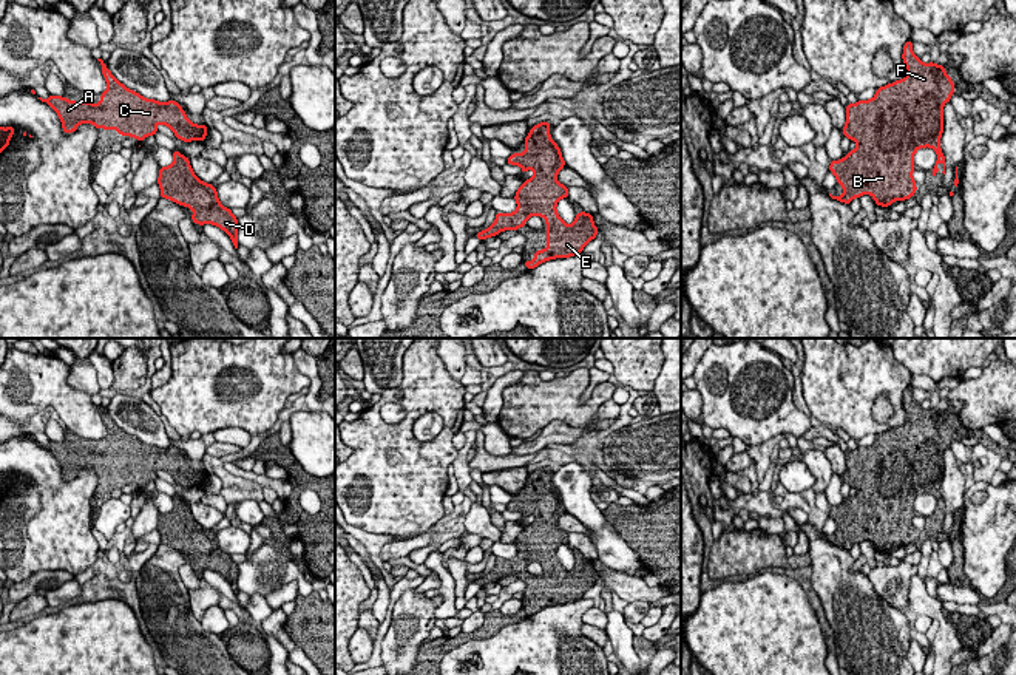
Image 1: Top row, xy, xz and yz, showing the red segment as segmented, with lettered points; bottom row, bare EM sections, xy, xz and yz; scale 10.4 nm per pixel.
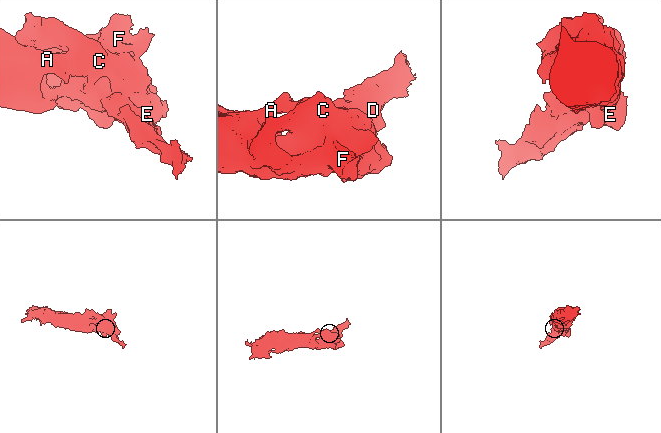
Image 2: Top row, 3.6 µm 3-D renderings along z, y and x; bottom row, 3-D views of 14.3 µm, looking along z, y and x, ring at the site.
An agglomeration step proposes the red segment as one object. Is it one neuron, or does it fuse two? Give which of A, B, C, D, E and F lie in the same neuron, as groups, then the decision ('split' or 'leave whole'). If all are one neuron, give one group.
A B C D E F | leave whole

